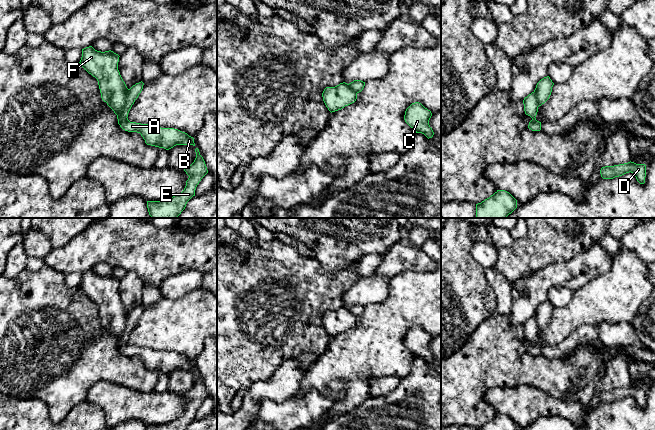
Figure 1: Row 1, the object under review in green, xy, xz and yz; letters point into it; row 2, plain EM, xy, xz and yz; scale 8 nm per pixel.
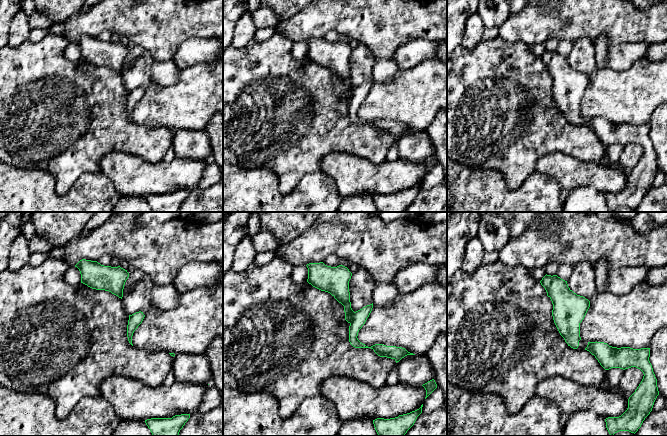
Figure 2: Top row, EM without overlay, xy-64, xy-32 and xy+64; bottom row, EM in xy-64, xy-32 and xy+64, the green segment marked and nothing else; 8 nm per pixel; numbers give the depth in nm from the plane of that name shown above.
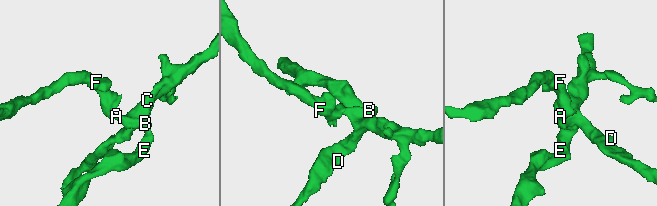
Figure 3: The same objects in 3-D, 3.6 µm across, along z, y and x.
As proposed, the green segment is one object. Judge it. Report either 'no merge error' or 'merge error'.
merge error

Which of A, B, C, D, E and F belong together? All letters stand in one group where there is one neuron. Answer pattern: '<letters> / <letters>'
A B C D E / F

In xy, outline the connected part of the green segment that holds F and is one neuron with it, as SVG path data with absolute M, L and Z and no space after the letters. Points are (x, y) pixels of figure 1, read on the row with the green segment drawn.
M92 46L82 49L82 57L80 64L82 67L98 81L101 98L117 115L118 124L121 119L121 113L123 111L126 98L128 95L128 88L123 81L120 72L118 70L119 55L113 51L97 51Z

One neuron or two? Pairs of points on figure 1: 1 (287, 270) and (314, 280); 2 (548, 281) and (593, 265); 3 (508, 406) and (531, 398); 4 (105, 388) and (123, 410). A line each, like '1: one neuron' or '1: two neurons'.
1: one neuron
2: one neuron
3: one neuron
4: one neuron

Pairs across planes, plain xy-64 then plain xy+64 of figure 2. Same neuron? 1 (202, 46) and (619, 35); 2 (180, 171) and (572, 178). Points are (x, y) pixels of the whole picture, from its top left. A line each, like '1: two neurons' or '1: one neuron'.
1: two neurons
2: one neuron

